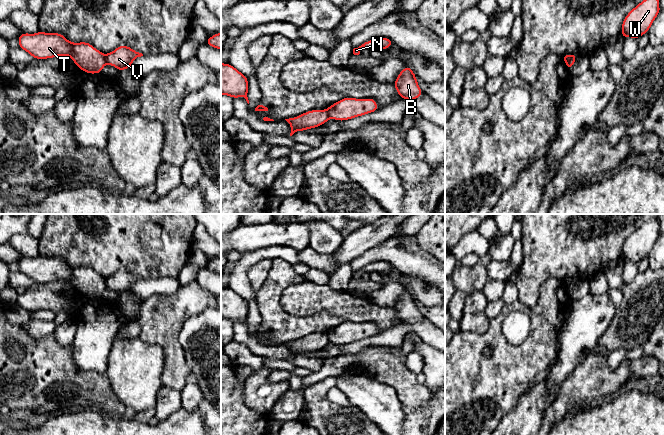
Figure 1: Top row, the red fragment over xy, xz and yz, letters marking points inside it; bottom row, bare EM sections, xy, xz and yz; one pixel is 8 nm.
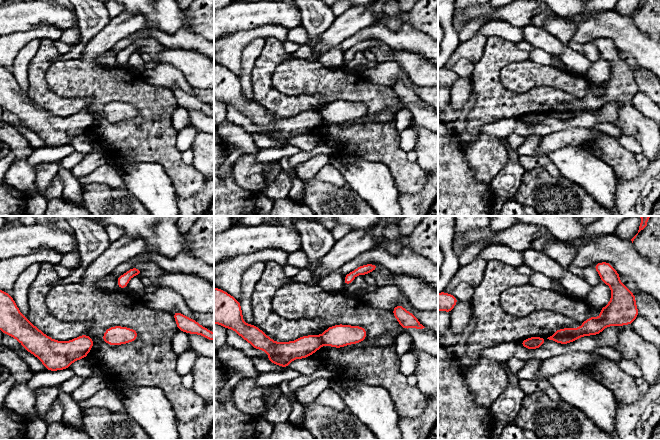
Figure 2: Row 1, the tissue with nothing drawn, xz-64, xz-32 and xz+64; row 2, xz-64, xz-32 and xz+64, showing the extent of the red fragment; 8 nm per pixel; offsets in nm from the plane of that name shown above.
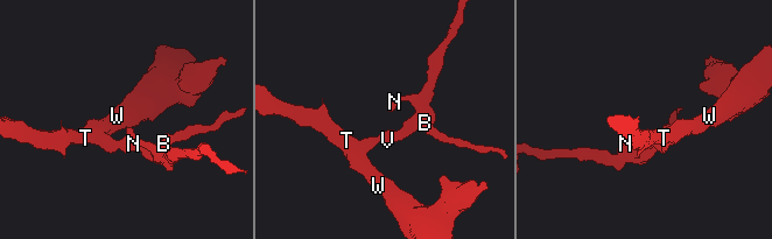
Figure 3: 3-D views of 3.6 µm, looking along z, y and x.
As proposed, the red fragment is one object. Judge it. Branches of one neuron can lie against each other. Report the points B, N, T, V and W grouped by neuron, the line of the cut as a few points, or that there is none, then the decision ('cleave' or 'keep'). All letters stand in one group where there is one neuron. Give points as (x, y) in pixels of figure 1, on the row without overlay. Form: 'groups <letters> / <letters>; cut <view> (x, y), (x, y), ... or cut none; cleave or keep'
groups B N V / T W; cut xz (326, 333), (329, 341); cleave

